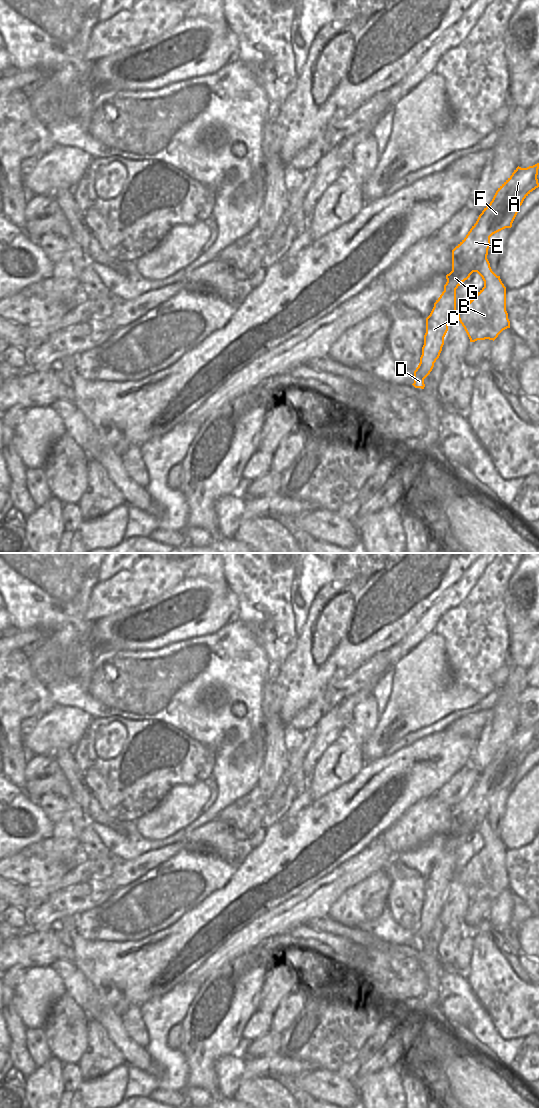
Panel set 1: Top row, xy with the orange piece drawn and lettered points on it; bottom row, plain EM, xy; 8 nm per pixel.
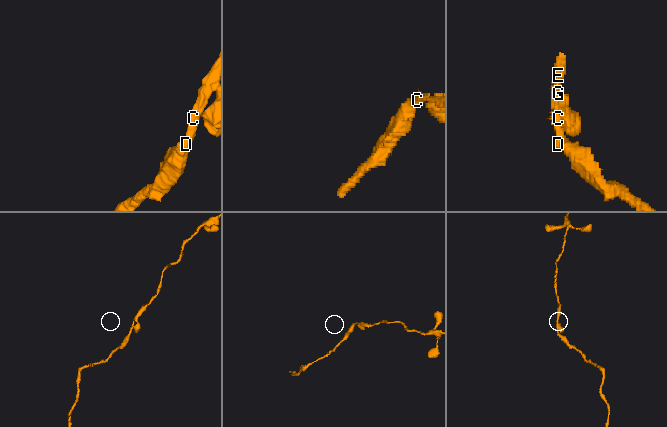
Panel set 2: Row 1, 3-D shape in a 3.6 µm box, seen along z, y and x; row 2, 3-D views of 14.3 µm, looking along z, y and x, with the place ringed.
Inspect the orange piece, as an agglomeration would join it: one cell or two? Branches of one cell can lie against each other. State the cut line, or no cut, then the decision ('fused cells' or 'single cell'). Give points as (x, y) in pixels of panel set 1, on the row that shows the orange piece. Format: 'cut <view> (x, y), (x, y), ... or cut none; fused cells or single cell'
cut none; single cell

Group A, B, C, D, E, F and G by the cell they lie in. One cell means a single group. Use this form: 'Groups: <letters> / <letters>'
Groups: A B C D E F G

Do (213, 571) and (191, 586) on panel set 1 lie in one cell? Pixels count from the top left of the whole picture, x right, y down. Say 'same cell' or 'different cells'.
different cells

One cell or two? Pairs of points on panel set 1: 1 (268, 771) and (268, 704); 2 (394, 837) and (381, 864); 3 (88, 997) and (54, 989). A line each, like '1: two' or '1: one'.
1: one
2: two
3: two

